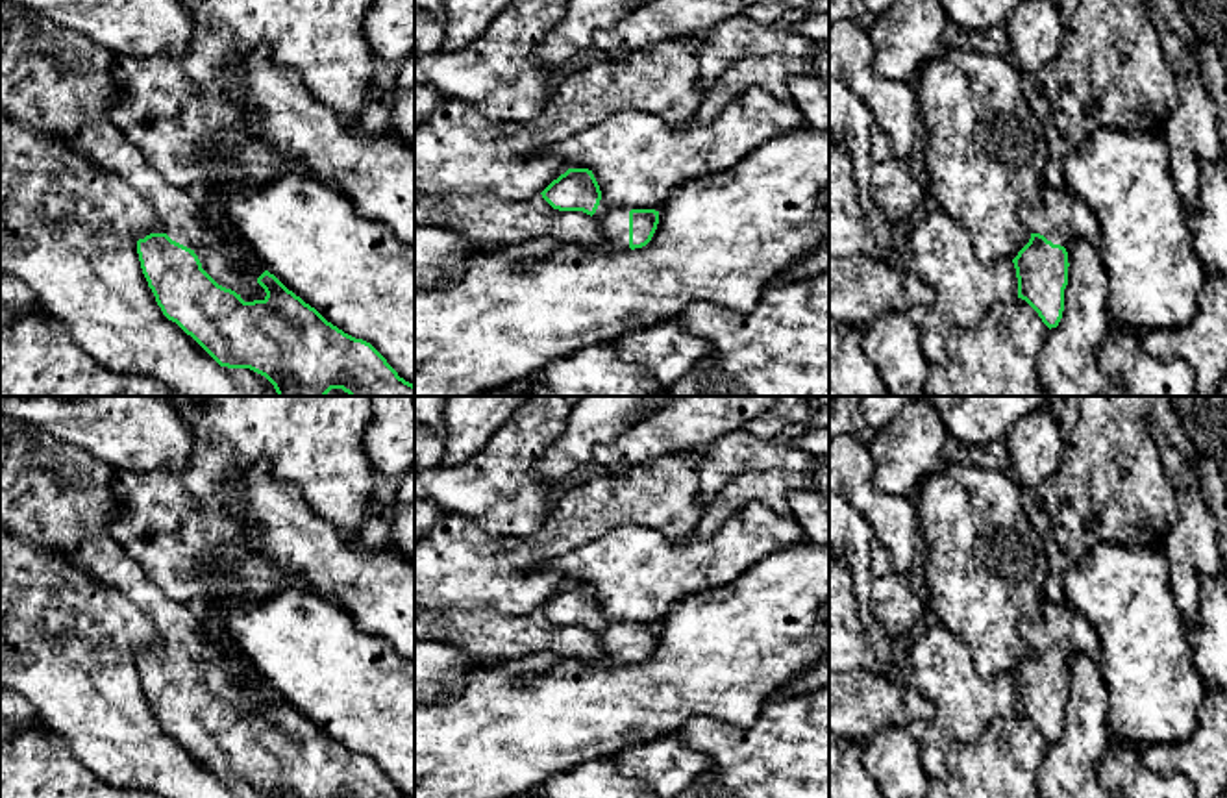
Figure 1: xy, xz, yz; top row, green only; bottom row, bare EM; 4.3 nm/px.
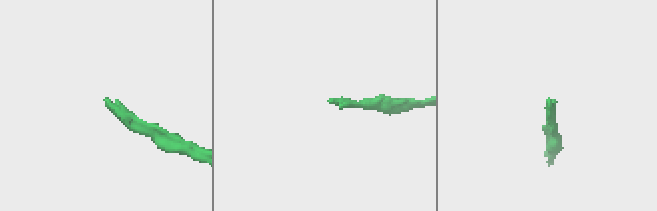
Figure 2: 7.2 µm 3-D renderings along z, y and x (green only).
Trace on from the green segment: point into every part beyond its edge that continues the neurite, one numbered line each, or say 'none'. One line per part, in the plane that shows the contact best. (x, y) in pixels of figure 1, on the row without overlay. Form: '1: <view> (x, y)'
1: xz (613, 634)

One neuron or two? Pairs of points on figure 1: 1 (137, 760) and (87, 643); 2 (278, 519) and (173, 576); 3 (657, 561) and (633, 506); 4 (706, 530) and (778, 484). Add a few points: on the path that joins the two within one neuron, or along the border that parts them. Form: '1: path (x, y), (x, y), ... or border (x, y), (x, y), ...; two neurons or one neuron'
1: path (111, 730), (87, 689), (87, 673); one neuron
2: border (226, 498), (254, 530), (254, 541), (263, 550); two neurons
3: border (685, 536), (620, 524), (600, 537); two neurons
4: path (720, 511), (744, 487), (759, 486); one neuron

